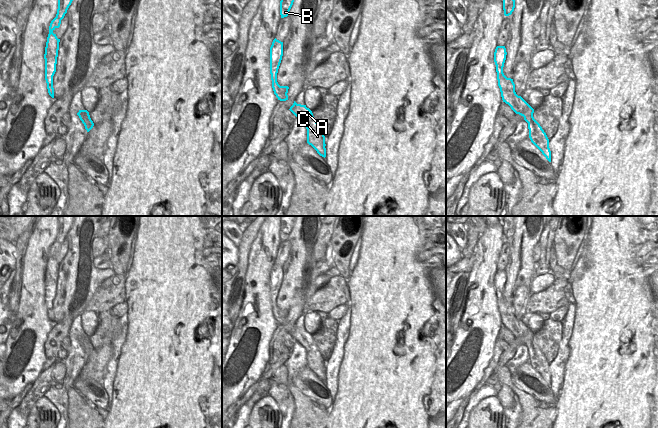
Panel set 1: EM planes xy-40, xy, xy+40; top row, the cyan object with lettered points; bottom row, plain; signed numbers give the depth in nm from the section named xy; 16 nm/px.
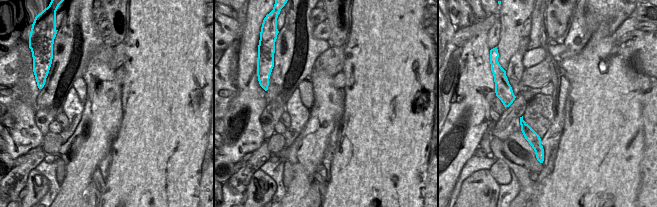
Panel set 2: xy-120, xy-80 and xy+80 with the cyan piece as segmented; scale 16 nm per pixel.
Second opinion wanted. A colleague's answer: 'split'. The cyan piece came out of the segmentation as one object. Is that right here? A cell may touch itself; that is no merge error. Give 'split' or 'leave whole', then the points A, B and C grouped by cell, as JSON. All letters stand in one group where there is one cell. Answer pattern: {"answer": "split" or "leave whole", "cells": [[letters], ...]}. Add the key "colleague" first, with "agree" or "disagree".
{"colleague": "disagree", "answer": "leave whole", "cells": [["A", "B", "C"]]}

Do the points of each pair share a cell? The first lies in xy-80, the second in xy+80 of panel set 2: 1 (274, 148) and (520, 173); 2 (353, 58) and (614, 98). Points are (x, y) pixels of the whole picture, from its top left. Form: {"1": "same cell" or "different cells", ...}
{"1": "same cell", "2": "same cell"}

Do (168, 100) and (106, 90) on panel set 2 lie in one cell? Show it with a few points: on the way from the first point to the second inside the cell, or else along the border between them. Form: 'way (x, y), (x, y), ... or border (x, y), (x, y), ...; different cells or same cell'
border (120, 85), (123, 115); different cells

